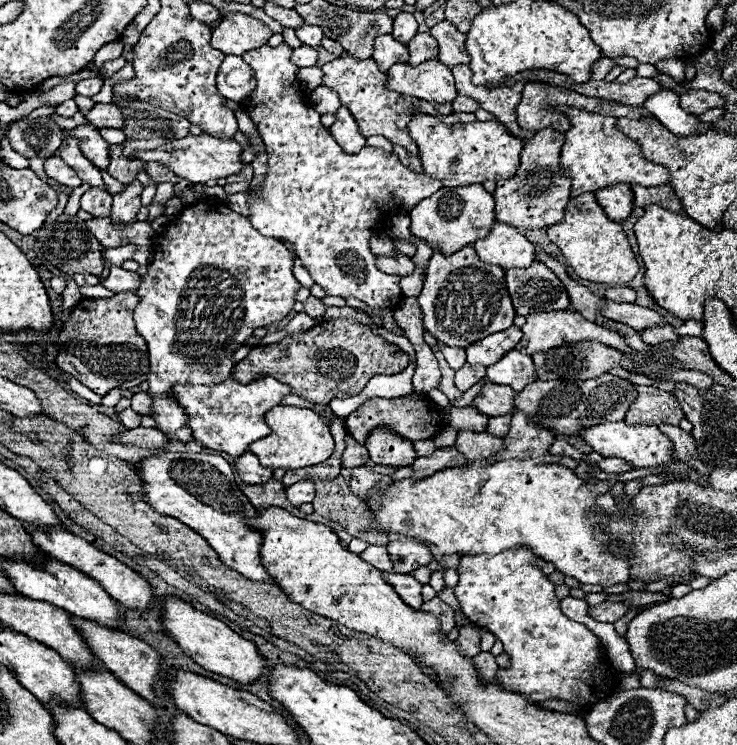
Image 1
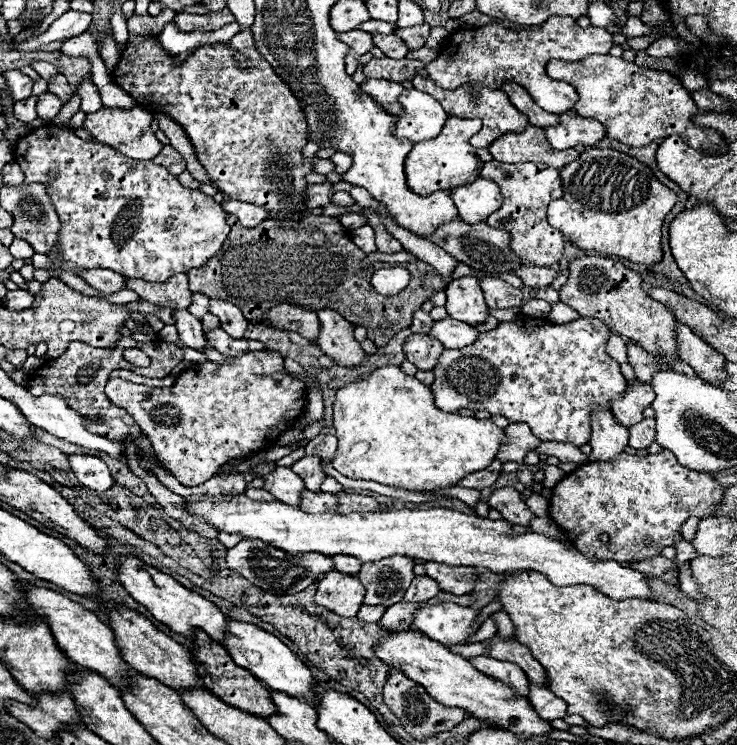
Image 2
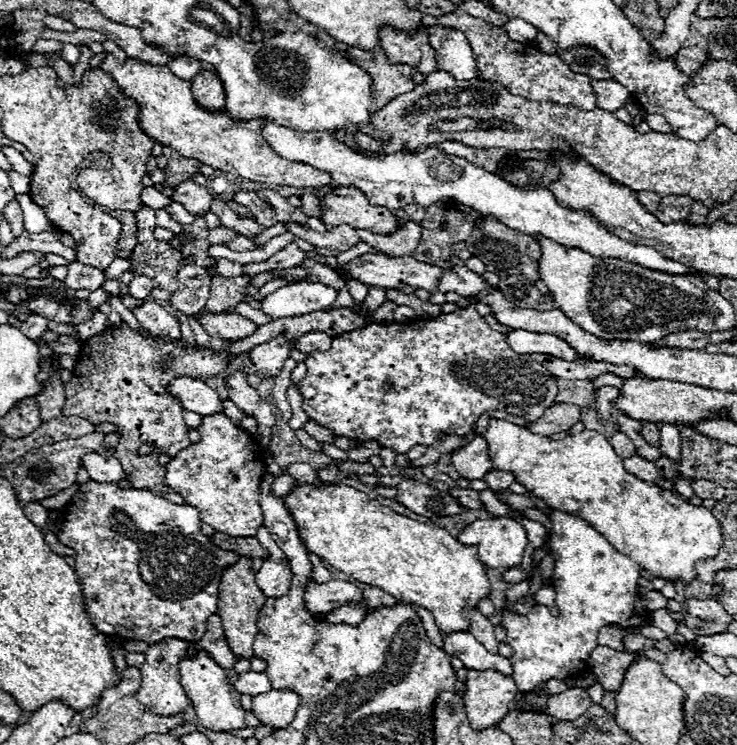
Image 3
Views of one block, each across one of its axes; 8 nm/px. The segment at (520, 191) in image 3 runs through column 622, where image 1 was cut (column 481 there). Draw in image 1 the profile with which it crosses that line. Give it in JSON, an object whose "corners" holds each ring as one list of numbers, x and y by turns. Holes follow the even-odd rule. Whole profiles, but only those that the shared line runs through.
{"corners":[[496,222,490,236,474,244,476,254,486,264,510,268,528,268,534,260,534,244,526,240,516,228]]}

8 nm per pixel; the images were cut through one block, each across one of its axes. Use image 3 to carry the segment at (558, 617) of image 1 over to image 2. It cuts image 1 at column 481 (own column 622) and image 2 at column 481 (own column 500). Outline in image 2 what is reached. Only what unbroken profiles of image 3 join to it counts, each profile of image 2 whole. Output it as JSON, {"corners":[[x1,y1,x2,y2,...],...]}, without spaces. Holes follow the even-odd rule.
{"corners":[[454,602,424,604,414,612,412,628,446,646,468,644,470,636,476,634,482,626,482,622,478,622,478,616,480,610]]}

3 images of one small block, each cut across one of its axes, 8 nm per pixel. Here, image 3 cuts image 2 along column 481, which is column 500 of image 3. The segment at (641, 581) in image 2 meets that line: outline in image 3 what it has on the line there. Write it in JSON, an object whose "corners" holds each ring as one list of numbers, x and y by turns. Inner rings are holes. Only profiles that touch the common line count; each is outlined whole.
{"corners":[[488,518,468,524,458,542,476,546,478,560,488,568,514,568,522,562,526,530,512,518]]}

